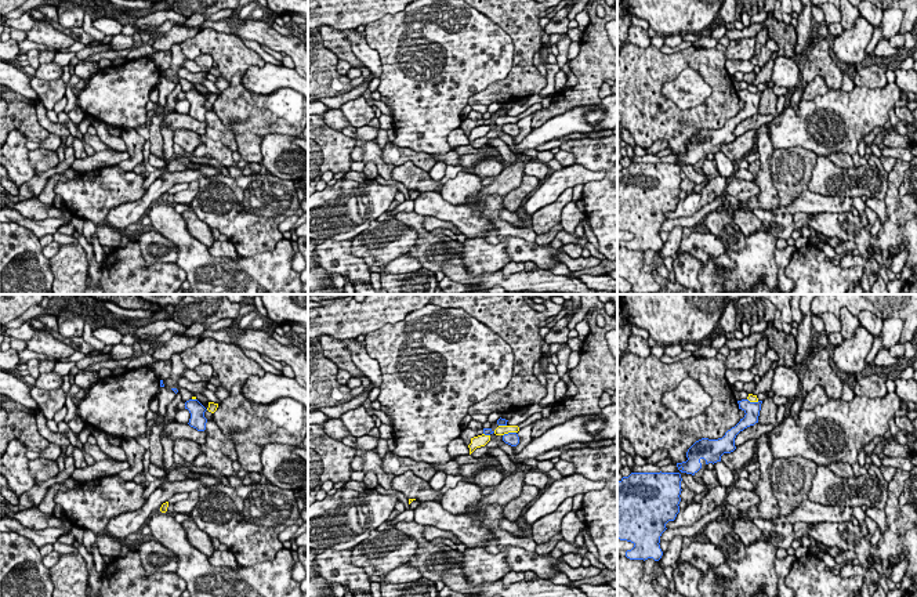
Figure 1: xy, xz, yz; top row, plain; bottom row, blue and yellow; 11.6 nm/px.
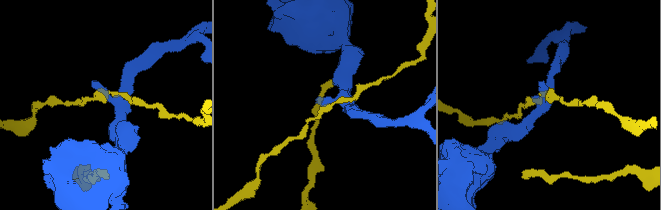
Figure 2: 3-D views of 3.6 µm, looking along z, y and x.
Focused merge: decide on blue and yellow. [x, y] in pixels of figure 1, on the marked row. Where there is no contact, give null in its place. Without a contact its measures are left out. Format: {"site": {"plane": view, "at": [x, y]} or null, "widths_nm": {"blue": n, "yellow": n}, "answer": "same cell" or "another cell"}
{"site": {"plane": "xz", "at": [508, 433]}, "widths_nm": {"blue": 160, "yellow": 120}, "answer": "another cell"}

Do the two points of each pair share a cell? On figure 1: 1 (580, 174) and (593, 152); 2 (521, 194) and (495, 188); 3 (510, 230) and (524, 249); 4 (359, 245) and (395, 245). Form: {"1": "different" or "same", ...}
{"1": "different", "2": "different", "3": "different", "4": "same"}

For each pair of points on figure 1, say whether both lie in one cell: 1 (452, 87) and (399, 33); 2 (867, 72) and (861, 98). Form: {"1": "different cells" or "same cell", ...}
{"1": "same cell", "2": "different cells"}

